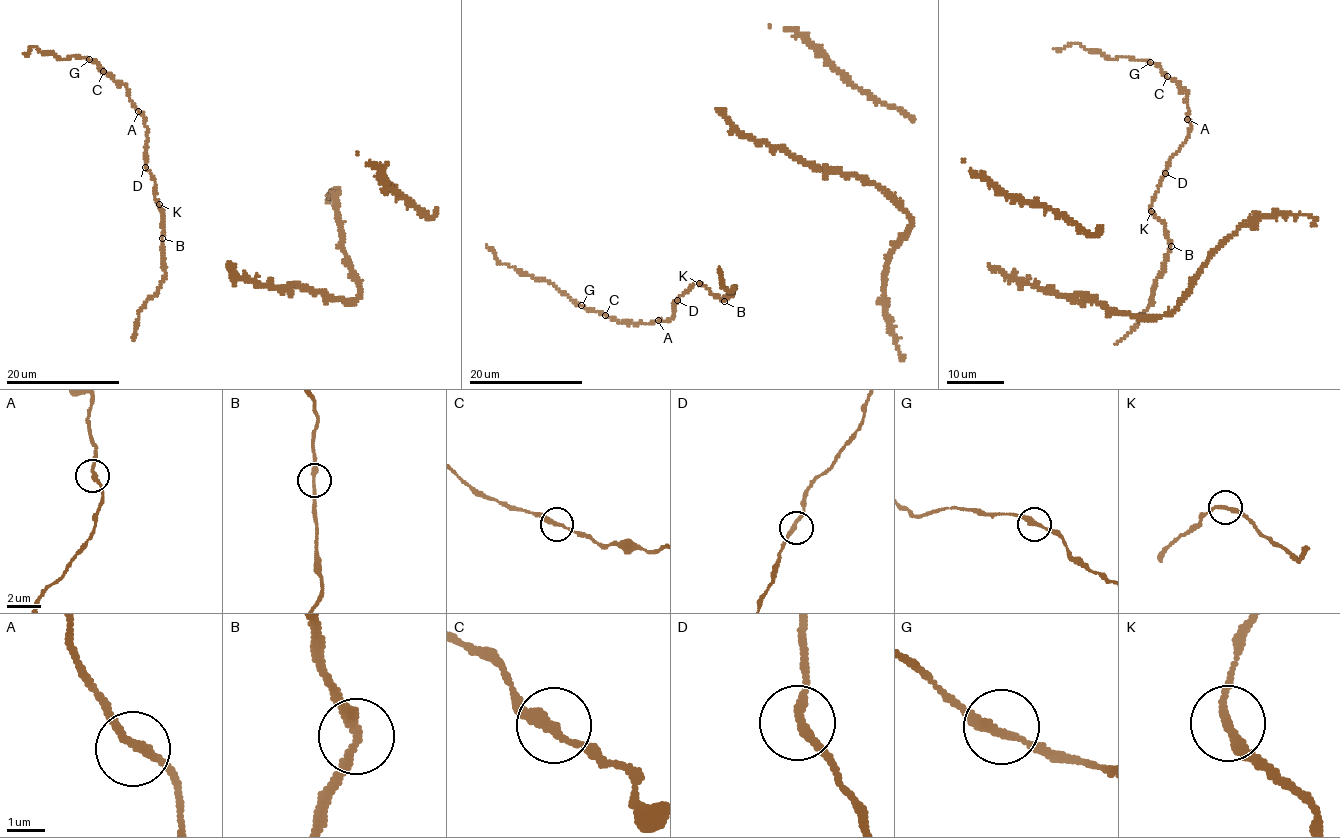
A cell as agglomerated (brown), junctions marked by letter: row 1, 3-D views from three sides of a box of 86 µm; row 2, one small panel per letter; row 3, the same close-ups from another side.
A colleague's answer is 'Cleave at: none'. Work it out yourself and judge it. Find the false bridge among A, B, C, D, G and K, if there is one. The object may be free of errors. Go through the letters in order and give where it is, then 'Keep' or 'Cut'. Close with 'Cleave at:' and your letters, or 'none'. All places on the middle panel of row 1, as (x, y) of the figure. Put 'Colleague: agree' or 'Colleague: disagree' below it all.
A: Place: (658, 320). Keep
B: Place: (724, 301). Keep
C: Place: (605, 315). Keep
D: Place: (677, 300). Keep
G: Place: (581, 305). Keep
K: Place: (699, 283). Keep
Cleave at: none
Colleague: agree

